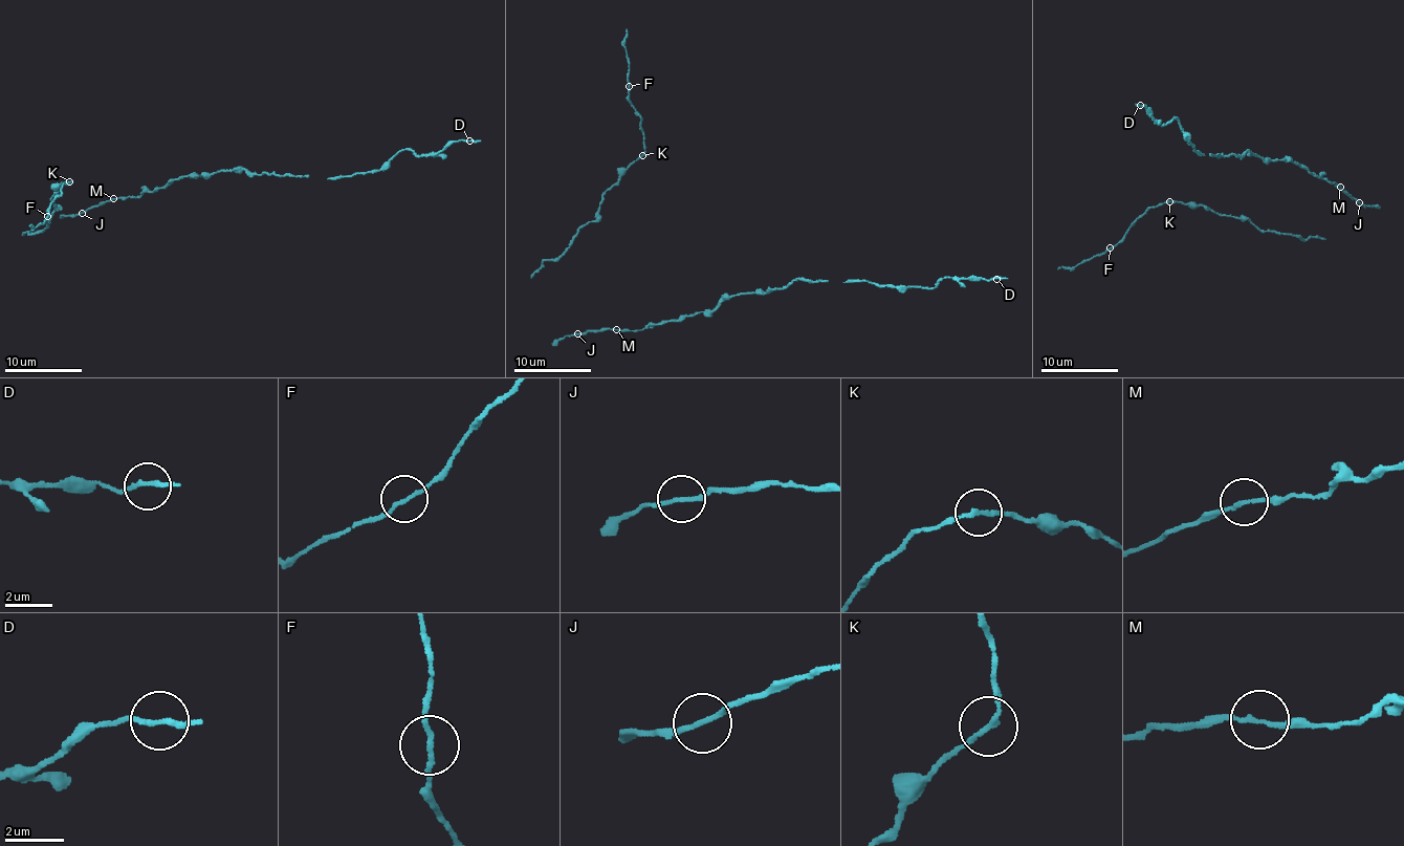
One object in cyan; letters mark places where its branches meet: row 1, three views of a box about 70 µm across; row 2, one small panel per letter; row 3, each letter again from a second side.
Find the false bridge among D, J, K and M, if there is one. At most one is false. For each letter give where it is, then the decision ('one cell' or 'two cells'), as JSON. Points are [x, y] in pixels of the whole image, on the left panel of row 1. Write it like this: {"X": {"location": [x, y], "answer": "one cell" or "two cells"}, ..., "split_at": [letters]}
{"D": {"location": [469, 140], "answer": "one cell"}, "J": {"location": [82, 213], "answer": "one cell"}, "K": {"location": [69, 181], "answer": "one cell"}, "M": {"location": [113, 198], "answer": "one cell"}, "split_at": []}

